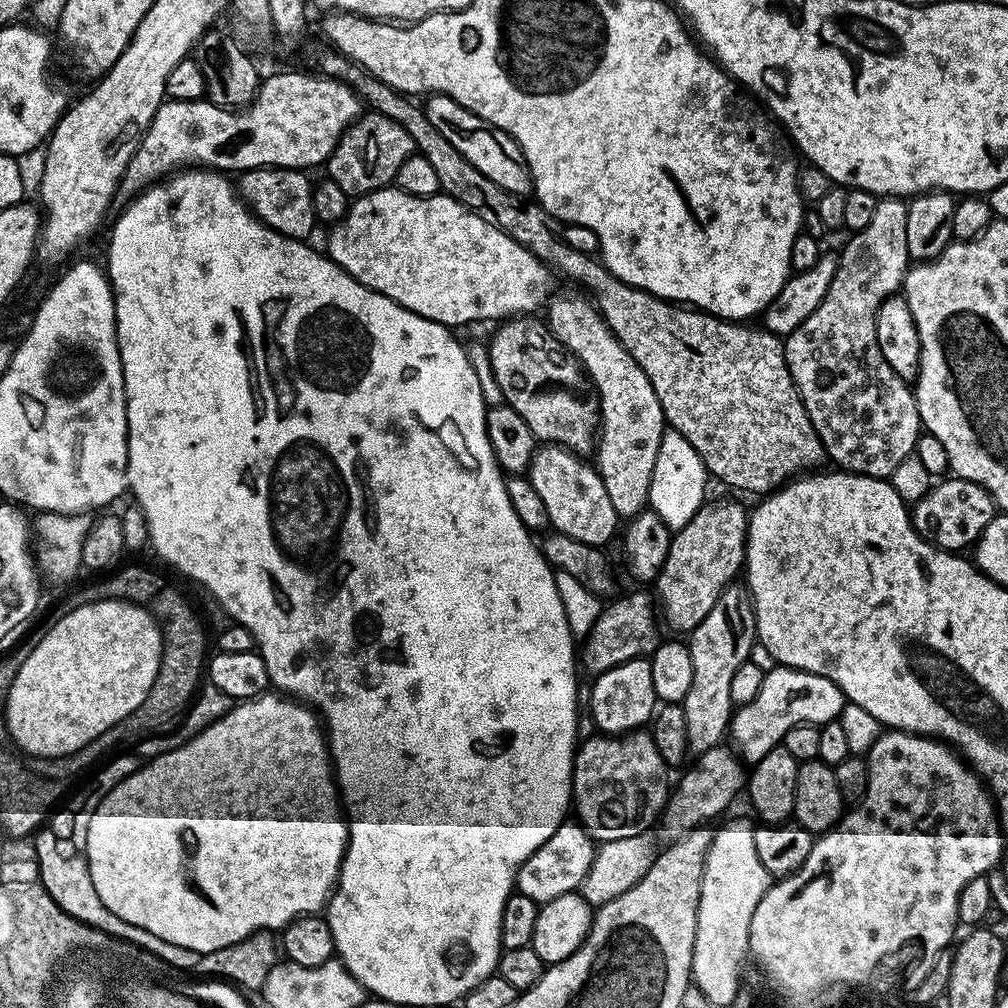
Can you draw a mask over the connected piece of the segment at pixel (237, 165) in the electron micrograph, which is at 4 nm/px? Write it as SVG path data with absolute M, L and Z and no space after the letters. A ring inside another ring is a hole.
M280 72L277 76L270 77L269 80L267 77L261 83L260 89L256 92L256 96L252 99L251 104L247 105L243 110L219 108L207 98L202 100L165 99L164 103L158 106L150 126L144 131L144 137L140 139L138 150L130 158L130 162L126 166L124 176L120 180L119 195L121 197L124 195L124 198L135 197L143 192L145 188L165 179L169 174L175 173L177 170L187 169L189 166L199 166L204 170L223 170L228 174L239 174L248 171L250 168L299 168L301 170L312 170L315 164L323 165L328 157L332 155L333 150L336 149L336 143L340 141L340 135L348 129L349 124L353 124L362 115L362 101L349 84L343 84L340 80L333 80L323 74L315 75L307 76L304 72Z

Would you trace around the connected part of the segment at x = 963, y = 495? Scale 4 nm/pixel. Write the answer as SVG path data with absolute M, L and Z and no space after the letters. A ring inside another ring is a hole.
M944 478L933 483L923 498L911 505L910 515L916 533L925 540L932 541L938 548L964 550L960 548L967 544L968 547L975 545L980 539L986 526L990 526L990 522L998 515L998 509L991 494L981 484L959 478Z

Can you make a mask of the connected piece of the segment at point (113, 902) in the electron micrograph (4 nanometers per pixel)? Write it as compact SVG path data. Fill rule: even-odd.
M284 694L256 696L253 700L237 703L215 724L206 726L197 736L179 744L174 750L153 756L144 763L137 767L134 774L118 782L118 786L105 794L104 801L94 810L86 830L90 878L106 910L118 914L122 922L130 922L130 926L146 930L149 937L157 936L162 938L162 942L203 954L234 946L258 931L279 933L292 920L319 913L327 905L336 889L340 864L348 848L348 825L338 799L338 785L334 779L334 765L326 743L326 732L311 707Z

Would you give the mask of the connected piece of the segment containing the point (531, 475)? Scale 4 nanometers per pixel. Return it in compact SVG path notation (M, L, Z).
M540 446L532 456L532 464L526 475L538 498L542 498L549 525L555 531L566 534L571 540L597 546L604 546L615 532L617 535L618 517L614 505L606 495L606 486L599 472L587 459L566 448Z

